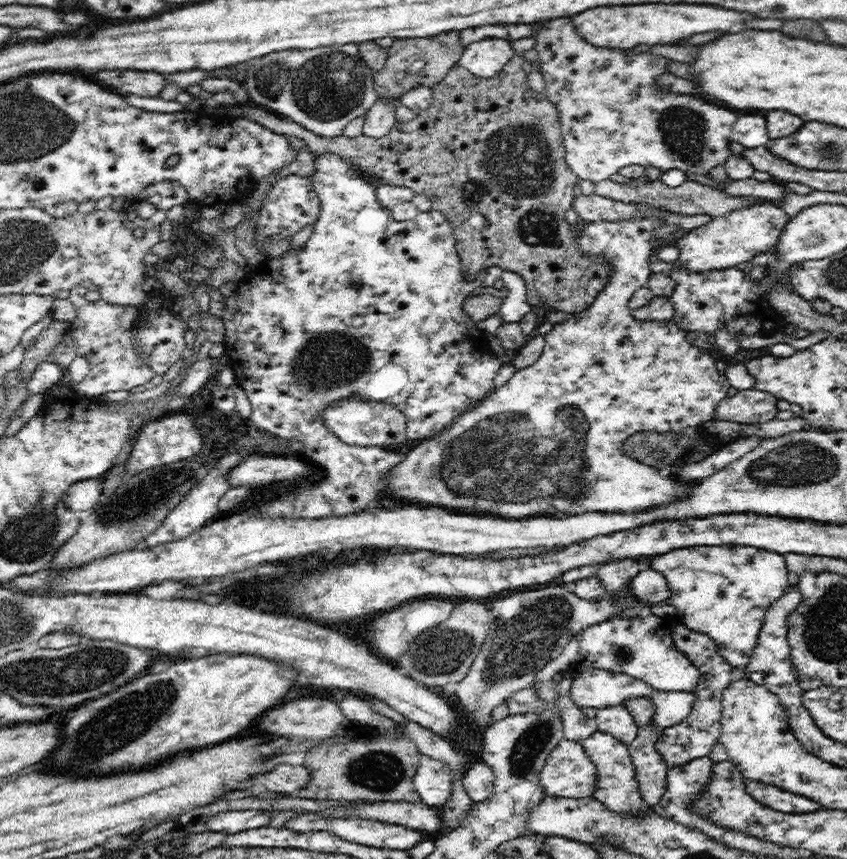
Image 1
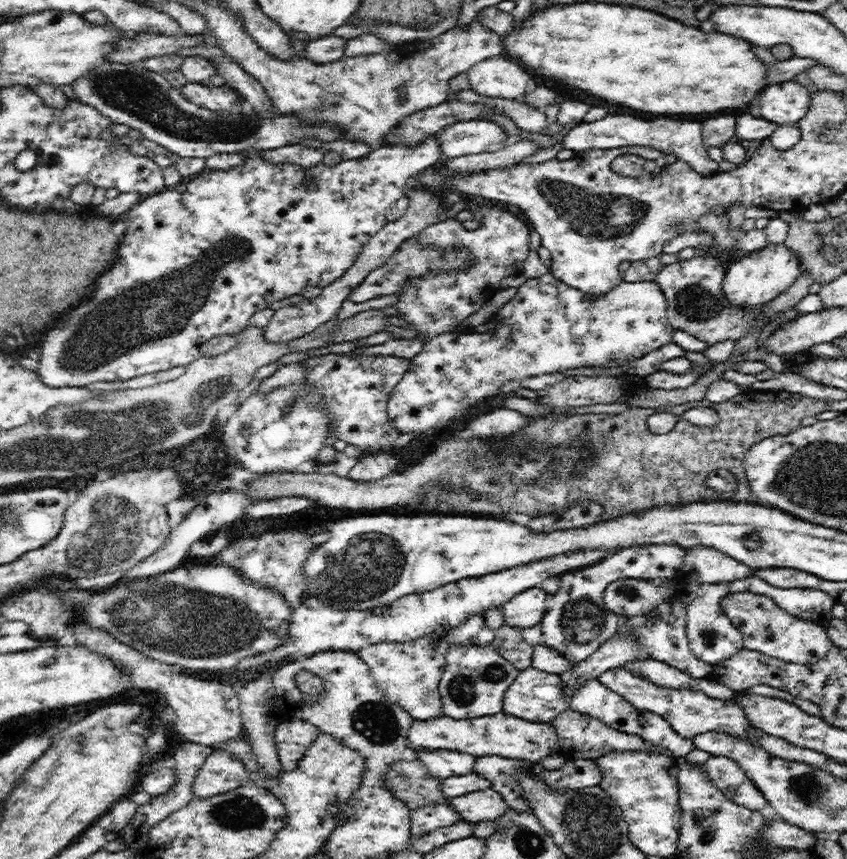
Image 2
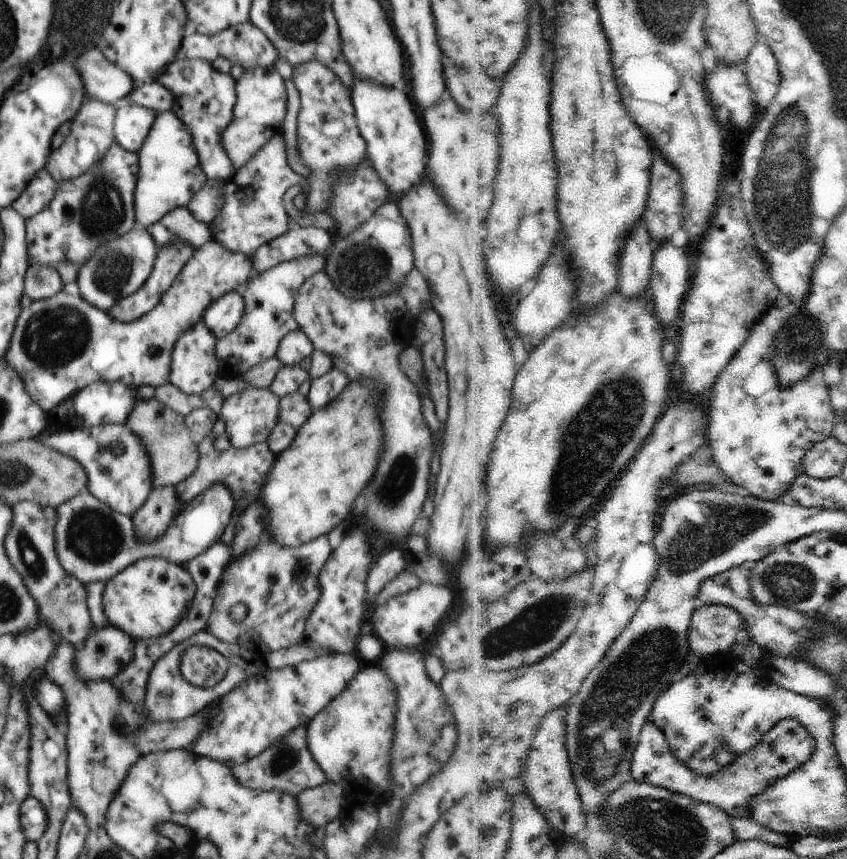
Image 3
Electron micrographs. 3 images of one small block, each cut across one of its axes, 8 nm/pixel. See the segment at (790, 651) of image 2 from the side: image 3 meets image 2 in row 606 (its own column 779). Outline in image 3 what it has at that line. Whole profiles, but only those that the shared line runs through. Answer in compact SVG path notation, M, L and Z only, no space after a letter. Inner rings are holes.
M786 719L755 749L738 757L730 768L713 775L701 775L674 754L666 733L656 722L650 721L642 731L641 744L635 753L632 779L663 786L702 802L719 804L736 818L754 819L755 799L794 770L806 766L816 754L817 742L818 739L798 719Z

